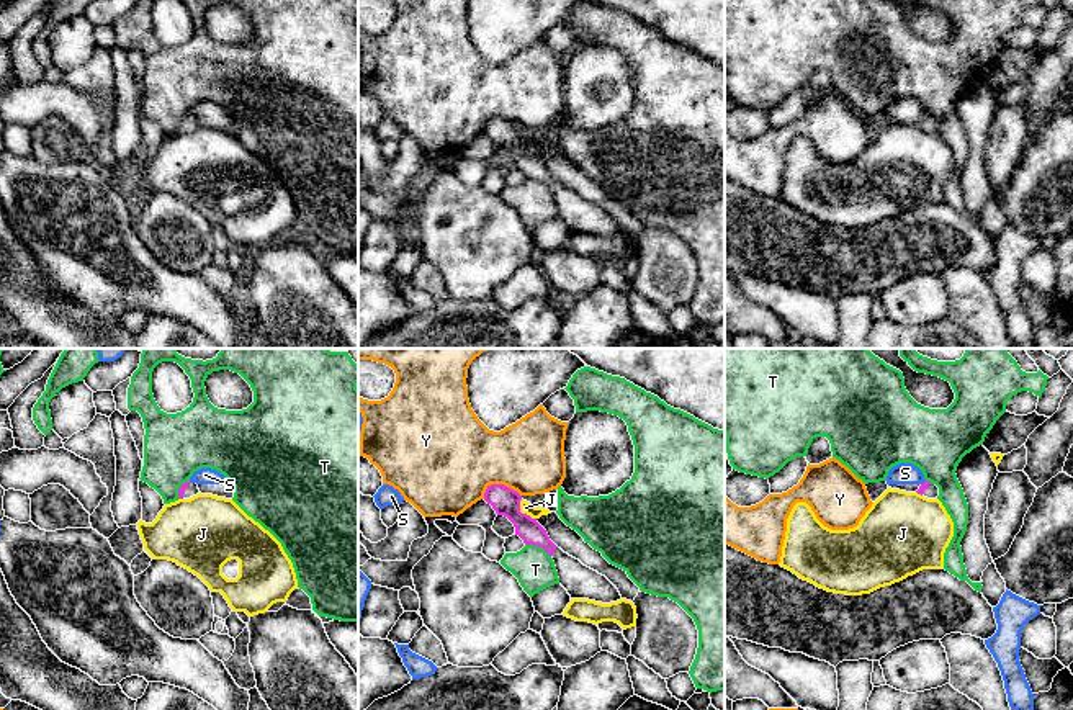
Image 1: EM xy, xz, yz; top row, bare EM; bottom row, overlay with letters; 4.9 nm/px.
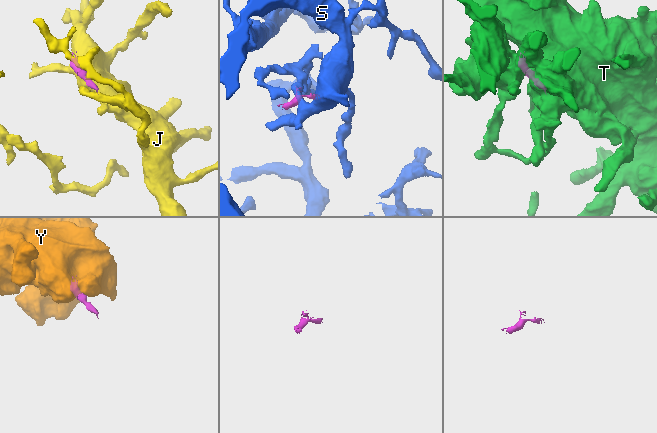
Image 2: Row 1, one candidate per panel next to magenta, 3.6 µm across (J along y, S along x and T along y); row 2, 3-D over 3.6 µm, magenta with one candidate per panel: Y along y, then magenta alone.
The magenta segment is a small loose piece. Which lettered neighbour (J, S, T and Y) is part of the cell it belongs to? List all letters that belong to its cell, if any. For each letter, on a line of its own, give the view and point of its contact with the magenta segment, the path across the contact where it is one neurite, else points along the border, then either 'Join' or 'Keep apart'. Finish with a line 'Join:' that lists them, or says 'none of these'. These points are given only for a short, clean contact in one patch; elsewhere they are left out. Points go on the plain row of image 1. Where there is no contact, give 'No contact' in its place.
J: Touches magenta at xz (520, 146). Keep apart
S: Touches magenta at yz (923, 116). Boundary: yz (924, 113), (921, 118). Keep apart
T: Touches magenta at xz (538, 179). Boundary: xz (525, 177), (540, 180), (550, 190). Keep apart
Y: Touches magenta at xz (502, 118). Boundary: xz (483, 126), (491, 118), (506, 118), (520, 130). Keep apart
Join: none of these

